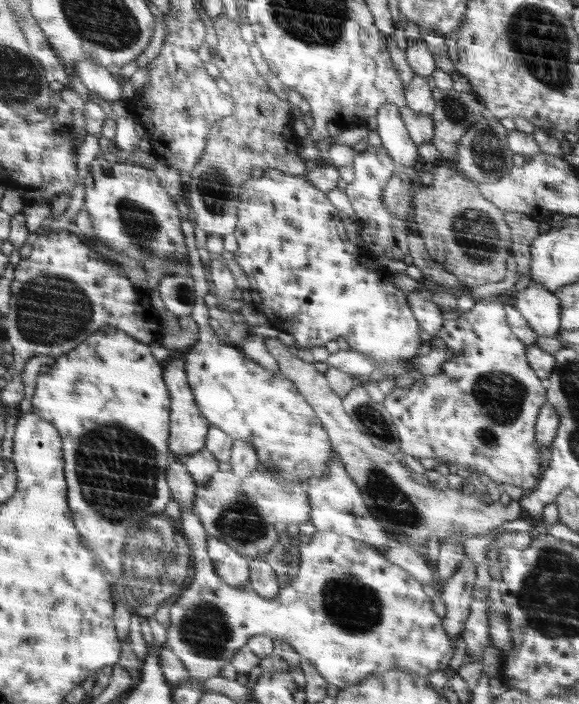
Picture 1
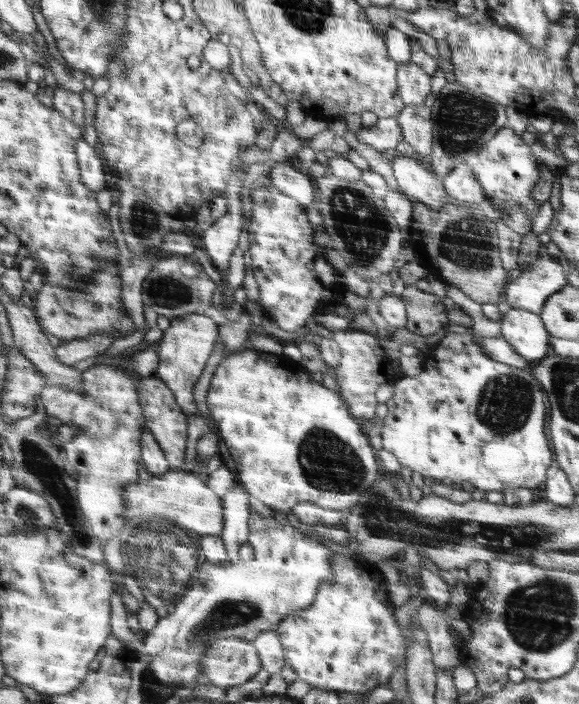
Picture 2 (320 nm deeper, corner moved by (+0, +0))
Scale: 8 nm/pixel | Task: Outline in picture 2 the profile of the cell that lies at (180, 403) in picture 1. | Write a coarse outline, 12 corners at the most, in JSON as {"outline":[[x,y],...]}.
{"outline":[[204,313],[171,320],[156,376],[186,414],[218,328]]}

